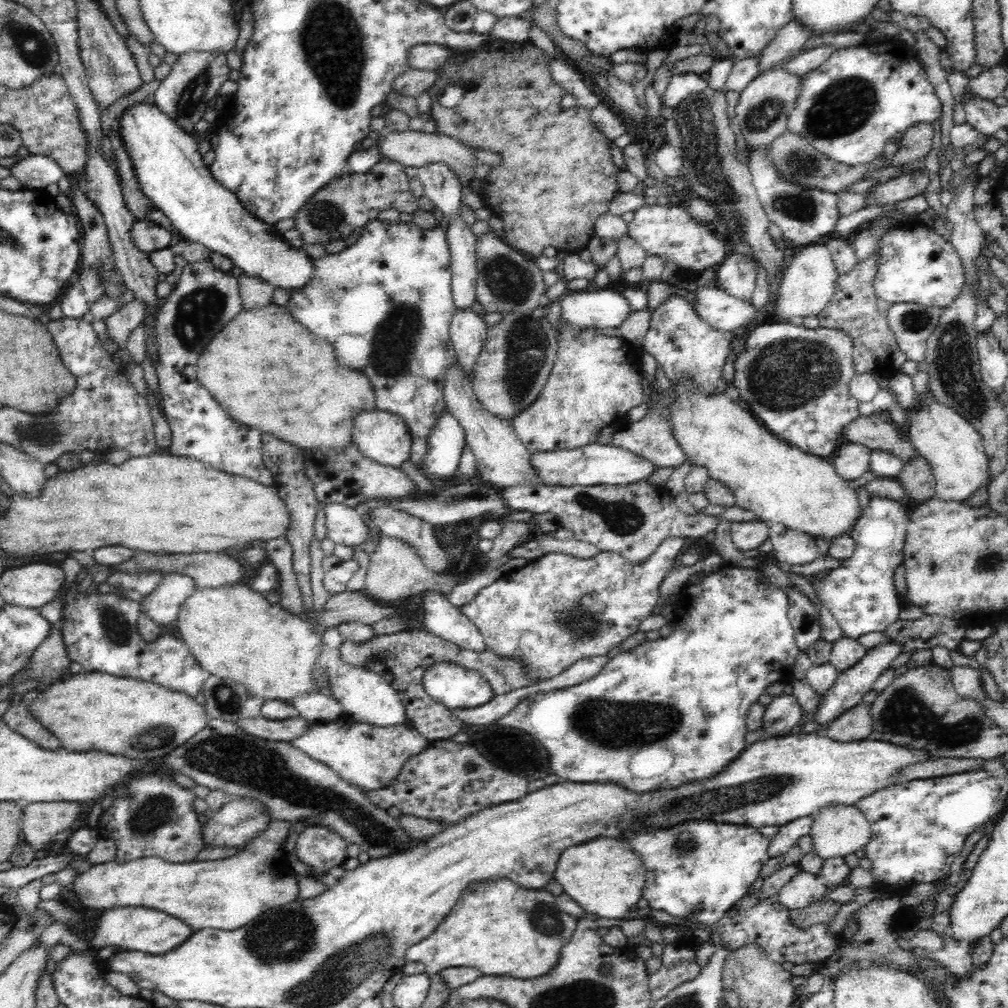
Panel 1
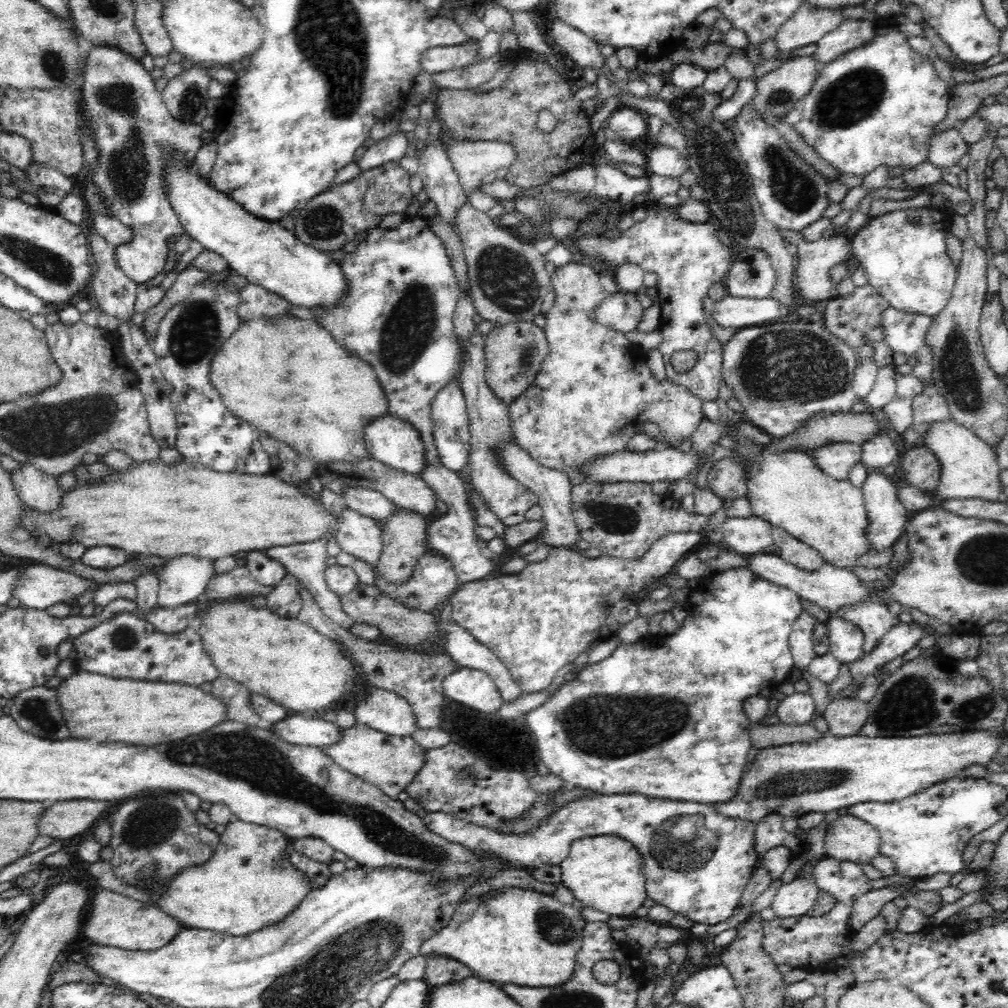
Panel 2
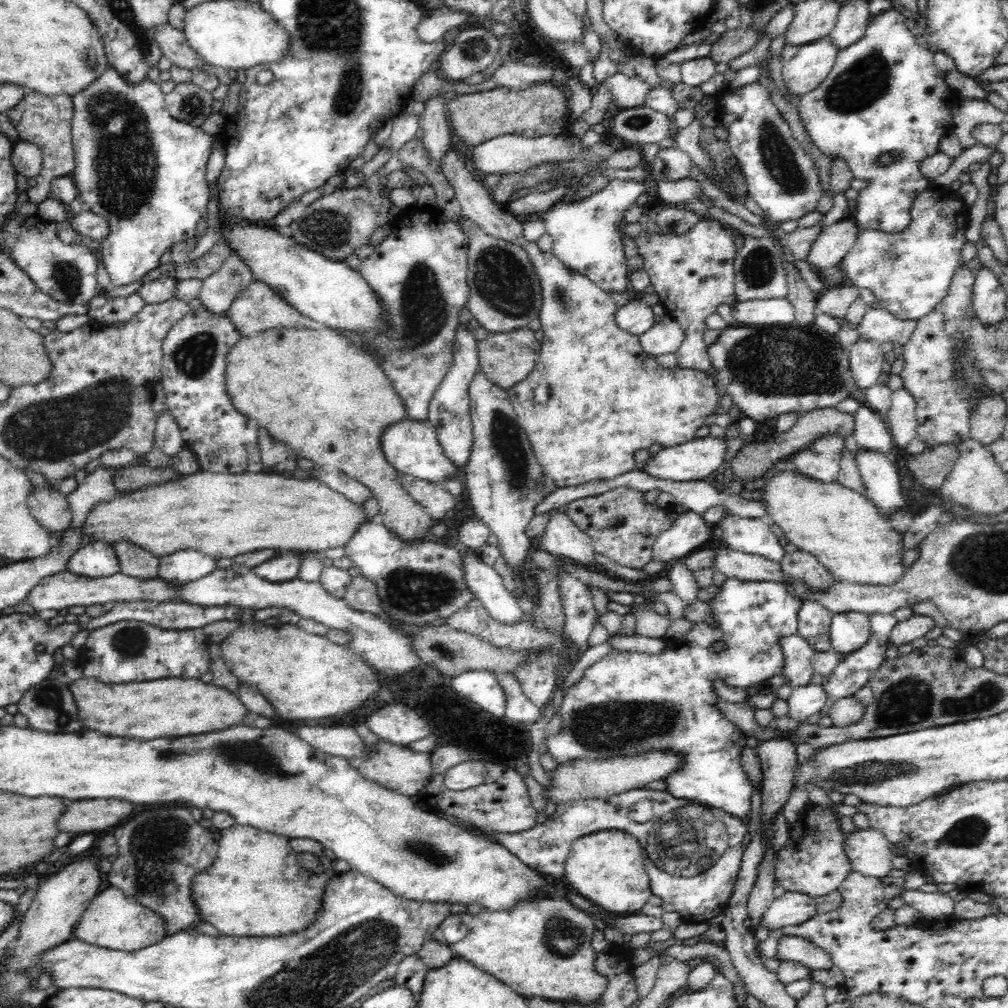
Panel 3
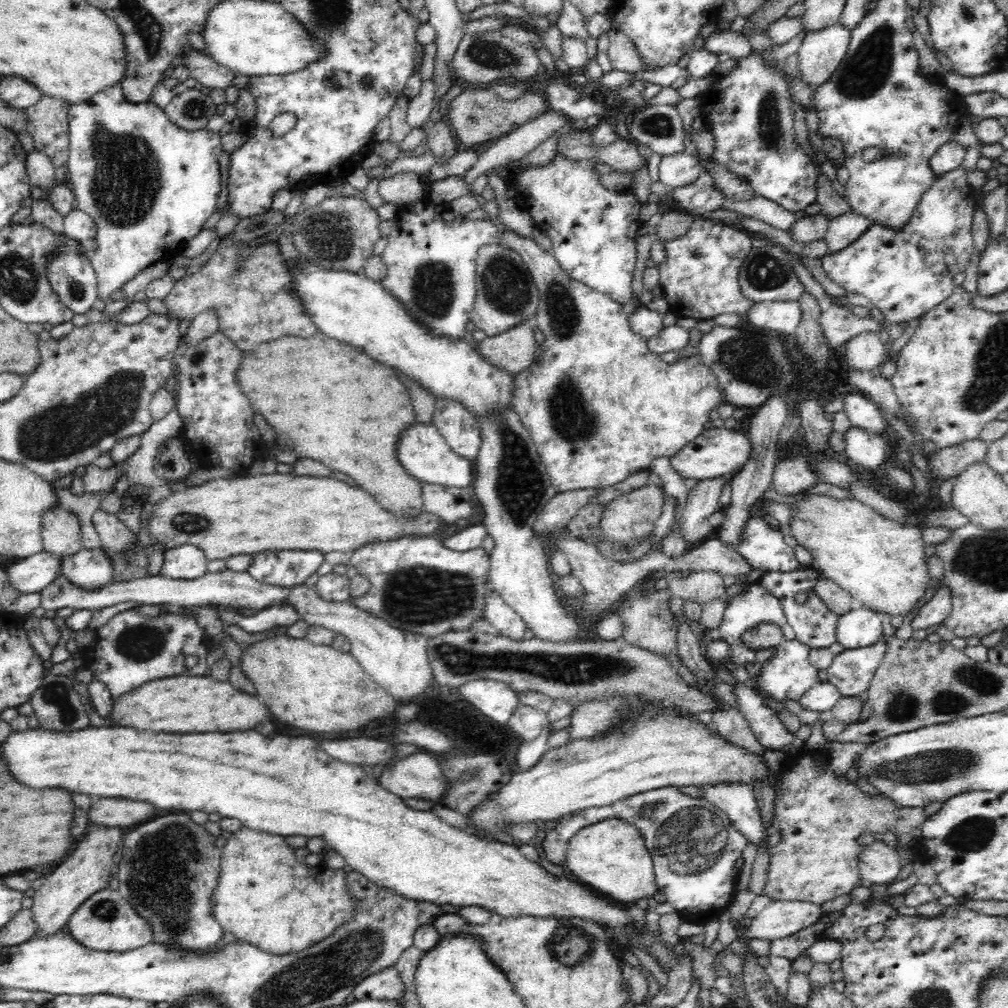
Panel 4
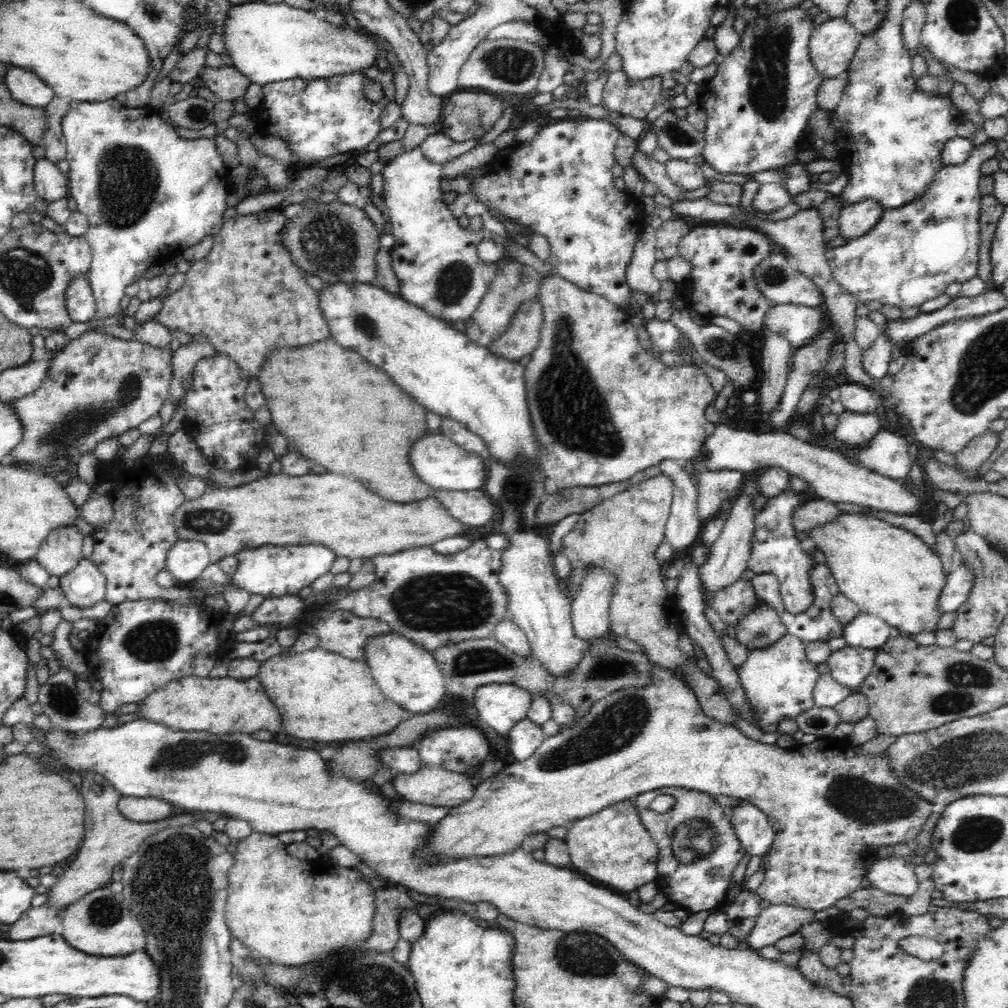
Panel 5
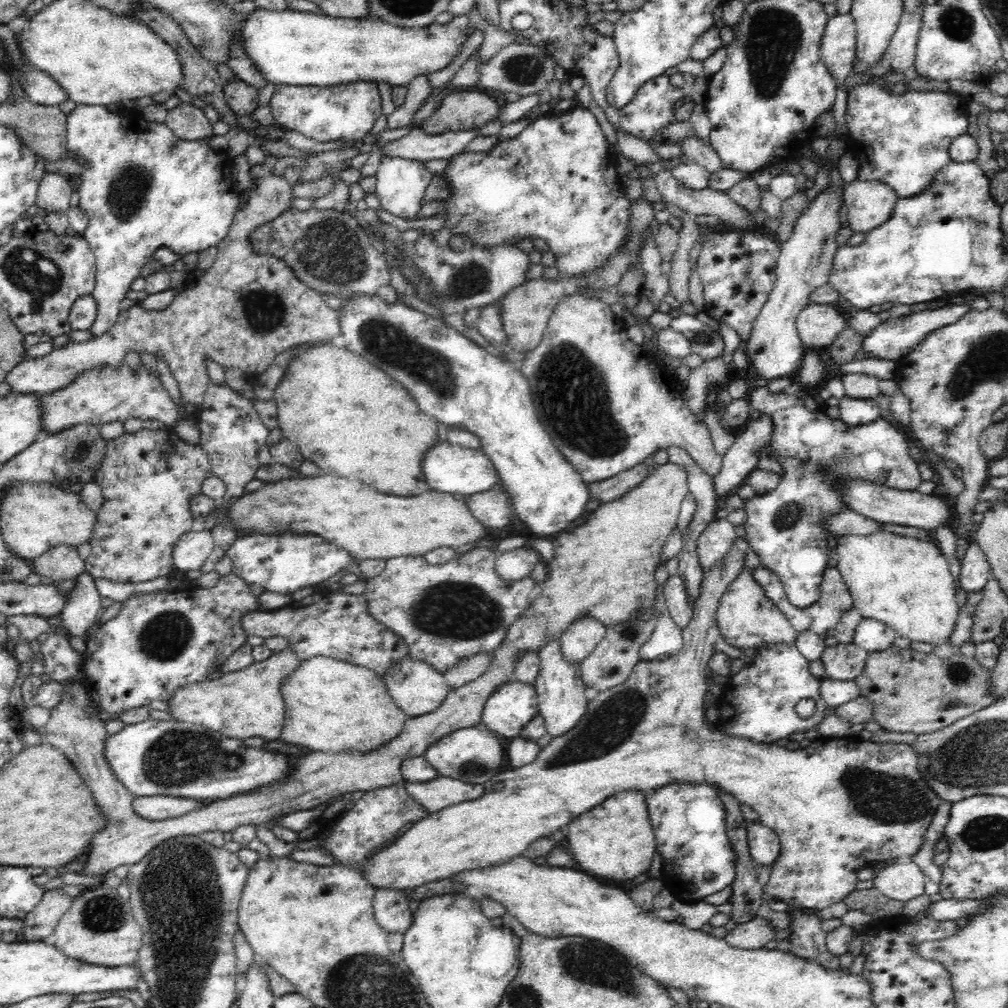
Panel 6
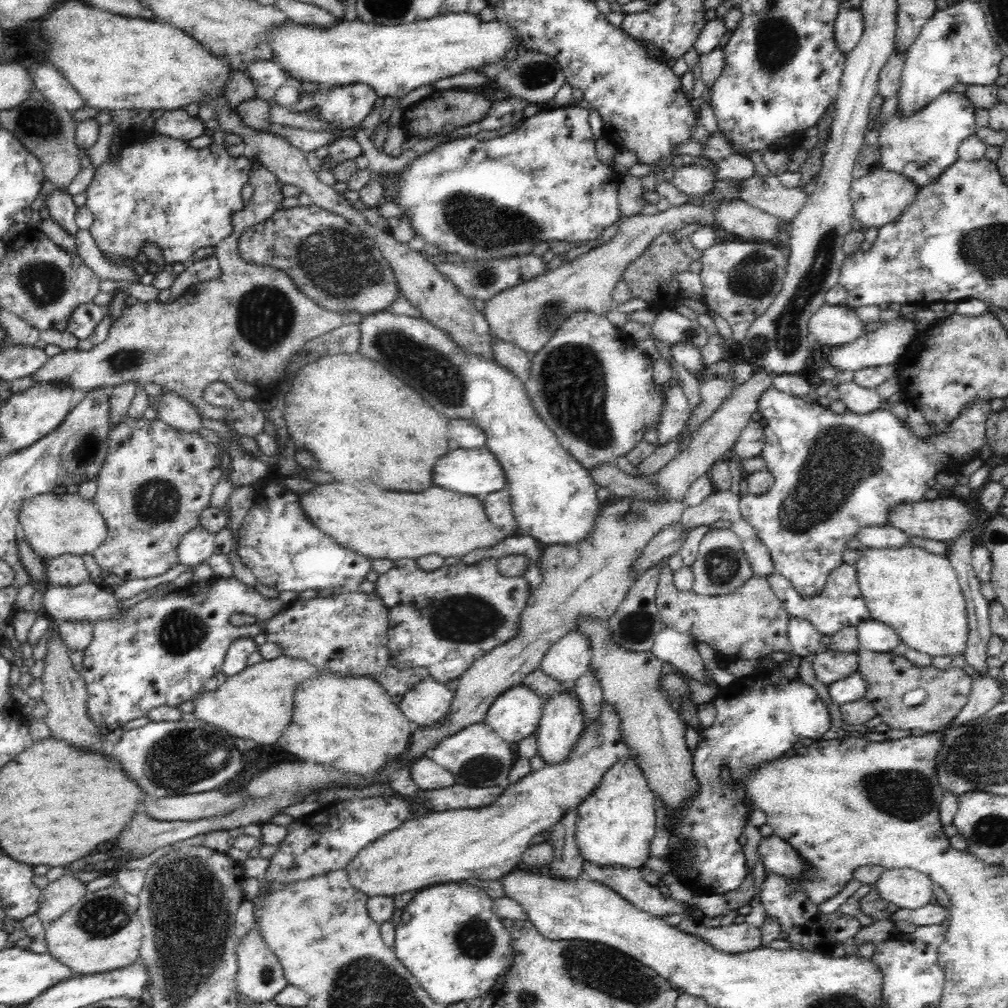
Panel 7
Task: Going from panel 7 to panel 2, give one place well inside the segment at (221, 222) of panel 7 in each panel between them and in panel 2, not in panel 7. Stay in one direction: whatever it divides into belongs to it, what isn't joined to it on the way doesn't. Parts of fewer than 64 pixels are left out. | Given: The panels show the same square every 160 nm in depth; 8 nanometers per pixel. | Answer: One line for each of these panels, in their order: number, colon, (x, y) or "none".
2: (136, 136)
3: (143, 171)
4: (149, 185)
5: (148, 194)
6: (143, 189)

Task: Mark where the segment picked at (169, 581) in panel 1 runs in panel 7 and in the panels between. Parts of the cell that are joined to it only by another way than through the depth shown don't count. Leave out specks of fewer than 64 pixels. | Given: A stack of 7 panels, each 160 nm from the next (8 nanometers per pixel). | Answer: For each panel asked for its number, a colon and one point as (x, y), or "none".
2: (184, 578)
3: (185, 566)
4: (187, 562)
5: (186, 559)
6: (193, 548)
7: (196, 546)

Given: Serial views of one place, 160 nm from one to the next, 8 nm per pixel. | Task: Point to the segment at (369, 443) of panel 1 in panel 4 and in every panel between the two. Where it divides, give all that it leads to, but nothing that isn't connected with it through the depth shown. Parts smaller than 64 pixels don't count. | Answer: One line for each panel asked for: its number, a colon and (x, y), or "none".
2: (395, 442)
3: (411, 447)
4: (423, 452)

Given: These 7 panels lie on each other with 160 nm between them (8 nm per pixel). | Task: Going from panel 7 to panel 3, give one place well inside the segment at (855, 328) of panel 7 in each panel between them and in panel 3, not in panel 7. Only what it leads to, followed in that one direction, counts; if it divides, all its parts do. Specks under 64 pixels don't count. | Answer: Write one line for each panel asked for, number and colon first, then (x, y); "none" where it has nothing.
3: (776, 311)
4: (783, 317)
5: (799, 324)
6: (818, 325)

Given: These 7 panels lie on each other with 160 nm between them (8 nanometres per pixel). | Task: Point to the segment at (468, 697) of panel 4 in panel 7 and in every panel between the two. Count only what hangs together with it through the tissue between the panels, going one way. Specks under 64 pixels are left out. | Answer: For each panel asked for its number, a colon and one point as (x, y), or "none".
5: (501, 705)
6: (507, 710)
7: (515, 714)

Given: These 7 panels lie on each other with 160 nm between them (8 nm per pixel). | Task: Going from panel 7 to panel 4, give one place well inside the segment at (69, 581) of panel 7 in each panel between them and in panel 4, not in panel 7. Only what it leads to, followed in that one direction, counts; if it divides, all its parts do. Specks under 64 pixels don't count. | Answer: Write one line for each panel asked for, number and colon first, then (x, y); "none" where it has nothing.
4: (61, 533)
5: (61, 551)
6: (62, 562)

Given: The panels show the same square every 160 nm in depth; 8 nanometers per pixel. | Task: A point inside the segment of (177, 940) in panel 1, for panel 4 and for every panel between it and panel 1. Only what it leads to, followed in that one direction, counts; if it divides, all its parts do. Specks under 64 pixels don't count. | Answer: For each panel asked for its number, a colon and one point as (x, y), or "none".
2: (116, 920)
3: (112, 920)
4: (105, 921)

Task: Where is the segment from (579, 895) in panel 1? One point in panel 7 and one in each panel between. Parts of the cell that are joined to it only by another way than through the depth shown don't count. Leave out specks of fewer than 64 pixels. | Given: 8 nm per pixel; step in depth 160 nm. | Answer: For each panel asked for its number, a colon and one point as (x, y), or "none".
2: (607, 873)
3: (608, 868)
4: (610, 857)
5: (613, 846)
6: (616, 839)
7: (615, 824)

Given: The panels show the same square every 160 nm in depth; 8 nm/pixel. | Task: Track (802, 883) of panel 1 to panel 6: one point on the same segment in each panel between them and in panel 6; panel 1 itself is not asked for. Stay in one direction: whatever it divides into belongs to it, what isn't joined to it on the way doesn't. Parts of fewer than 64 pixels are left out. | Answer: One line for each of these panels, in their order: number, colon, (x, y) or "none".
2: (794, 899)
3: (792, 908)
4: (780, 919)
5: (775, 922)
6: (756, 933)

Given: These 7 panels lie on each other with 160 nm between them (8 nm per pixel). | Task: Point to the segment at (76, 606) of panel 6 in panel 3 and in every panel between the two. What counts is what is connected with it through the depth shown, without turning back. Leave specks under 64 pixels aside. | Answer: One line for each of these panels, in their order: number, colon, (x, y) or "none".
3: (97, 559)
4: (88, 570)
5: (85, 585)

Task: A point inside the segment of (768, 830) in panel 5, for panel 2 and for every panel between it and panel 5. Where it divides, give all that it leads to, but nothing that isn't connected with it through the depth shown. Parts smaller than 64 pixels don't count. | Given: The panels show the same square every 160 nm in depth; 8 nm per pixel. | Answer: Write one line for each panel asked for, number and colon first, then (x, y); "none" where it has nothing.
2: (670, 708)
3: (628, 702)
4: (738, 801)

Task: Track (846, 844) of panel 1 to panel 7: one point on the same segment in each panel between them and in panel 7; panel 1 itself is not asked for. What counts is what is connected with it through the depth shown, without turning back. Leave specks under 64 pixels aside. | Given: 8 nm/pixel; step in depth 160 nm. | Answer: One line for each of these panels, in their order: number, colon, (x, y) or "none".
2: (848, 838)
3: (868, 850)
4: (879, 863)
5: (893, 875)
6: (902, 881)
7: (906, 888)

